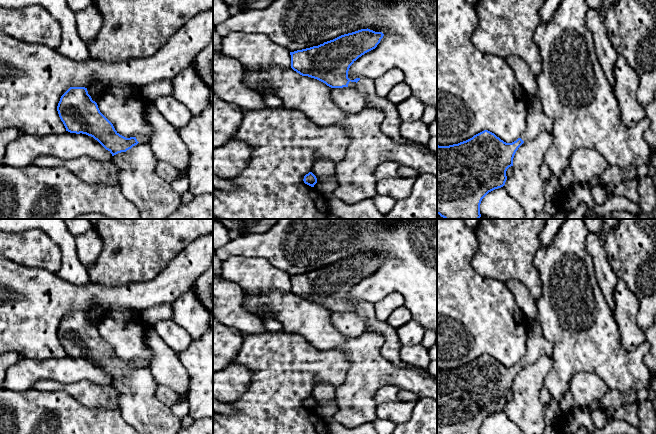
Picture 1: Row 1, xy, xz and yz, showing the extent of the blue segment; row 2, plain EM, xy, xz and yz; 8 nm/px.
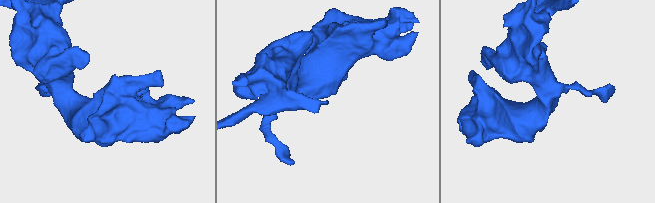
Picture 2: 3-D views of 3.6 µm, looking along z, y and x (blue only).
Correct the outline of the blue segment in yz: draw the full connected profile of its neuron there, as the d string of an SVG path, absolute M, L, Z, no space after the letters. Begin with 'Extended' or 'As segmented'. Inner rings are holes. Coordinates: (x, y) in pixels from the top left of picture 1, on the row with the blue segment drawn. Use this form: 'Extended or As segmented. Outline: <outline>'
Extended. Outline: M538 97L527 99L527 126L520 138L512 143L506 143L494 133L484 130L472 138L449 146L437 145L437 214L444 219L479 219L482 199L491 191L501 188L507 180L506 171L513 166L513 158L518 148L526 141L534 139L542 132L551 132L553 122L542 108Z

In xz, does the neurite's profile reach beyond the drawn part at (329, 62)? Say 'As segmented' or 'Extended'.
Extended

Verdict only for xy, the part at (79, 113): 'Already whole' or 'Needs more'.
Needs more

